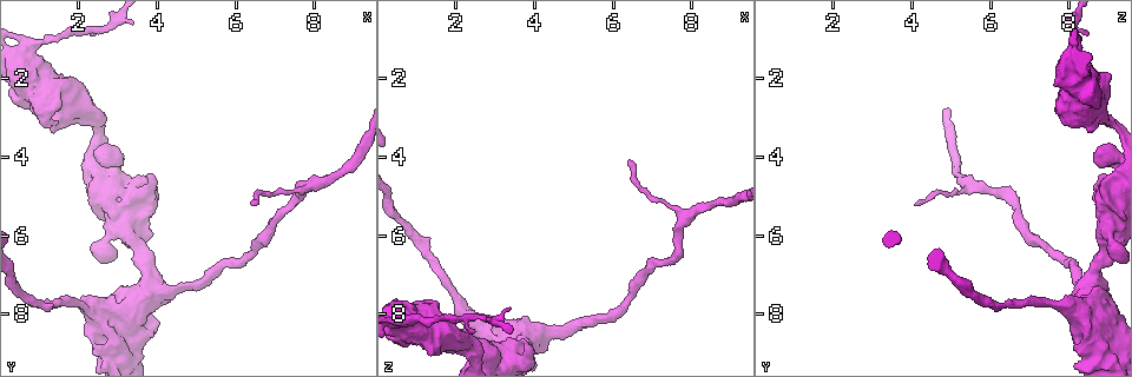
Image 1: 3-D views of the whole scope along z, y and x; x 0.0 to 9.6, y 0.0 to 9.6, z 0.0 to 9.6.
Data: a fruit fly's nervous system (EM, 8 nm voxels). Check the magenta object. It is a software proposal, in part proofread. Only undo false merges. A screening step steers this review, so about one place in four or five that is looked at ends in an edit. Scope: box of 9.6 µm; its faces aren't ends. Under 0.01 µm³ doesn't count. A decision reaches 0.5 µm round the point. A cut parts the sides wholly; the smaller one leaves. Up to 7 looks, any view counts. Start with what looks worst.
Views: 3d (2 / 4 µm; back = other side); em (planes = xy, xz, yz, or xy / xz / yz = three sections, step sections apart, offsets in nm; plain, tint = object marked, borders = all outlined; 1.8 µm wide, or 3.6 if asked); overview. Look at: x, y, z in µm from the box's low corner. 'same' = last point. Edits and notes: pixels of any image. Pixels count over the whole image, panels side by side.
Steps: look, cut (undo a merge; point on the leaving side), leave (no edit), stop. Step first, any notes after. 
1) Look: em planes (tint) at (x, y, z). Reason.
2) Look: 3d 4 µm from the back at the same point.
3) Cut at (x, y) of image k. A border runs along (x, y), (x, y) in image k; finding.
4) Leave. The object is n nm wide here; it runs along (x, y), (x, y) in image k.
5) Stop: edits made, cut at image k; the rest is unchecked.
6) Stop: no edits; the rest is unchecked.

Look: em planes (tint) at (0.55, 1.40, 8.15). Sharp bend.

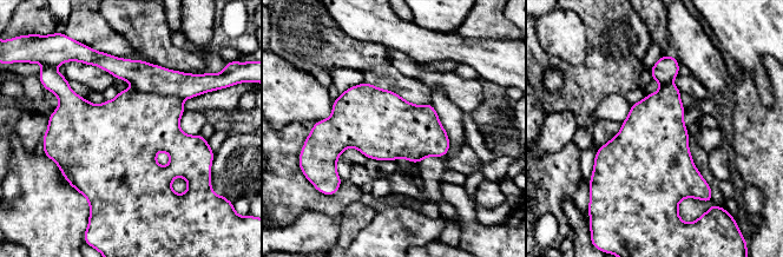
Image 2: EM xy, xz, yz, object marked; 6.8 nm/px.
Cut at (146, 77) of image 2. The object is 460 nm wide here; a border runs along (136, 89), (175, 94), (183, 99) in image 2; two cells meet here.

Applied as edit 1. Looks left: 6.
Look: overview.

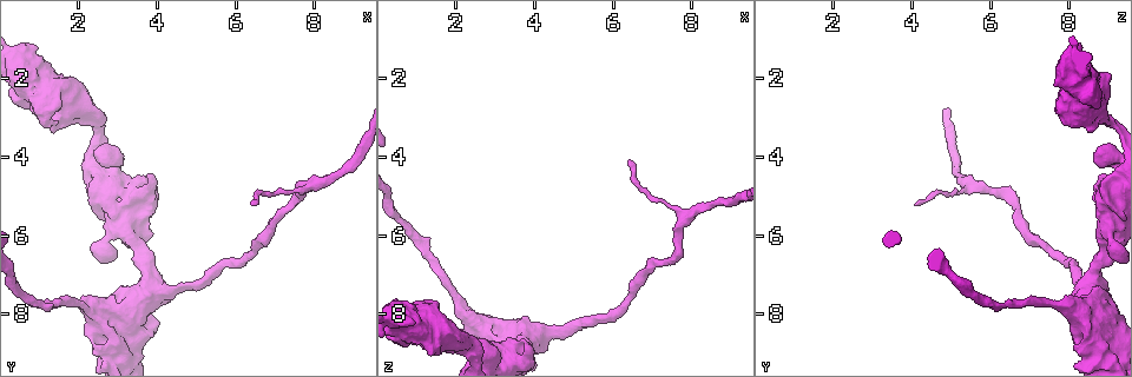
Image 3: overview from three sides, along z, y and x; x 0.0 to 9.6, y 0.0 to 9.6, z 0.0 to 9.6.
Look: em 3.6 µm xz step 16 (tint) at (3.10, 8.45, 8.85). Thick turns thin.

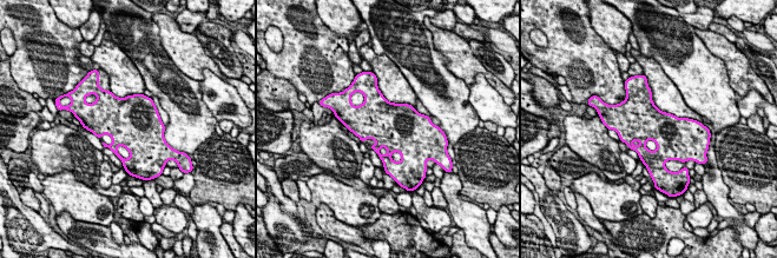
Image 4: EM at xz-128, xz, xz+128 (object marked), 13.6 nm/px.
Look: em 3.6 µm planes (tint) at the same point. Cut it another way.

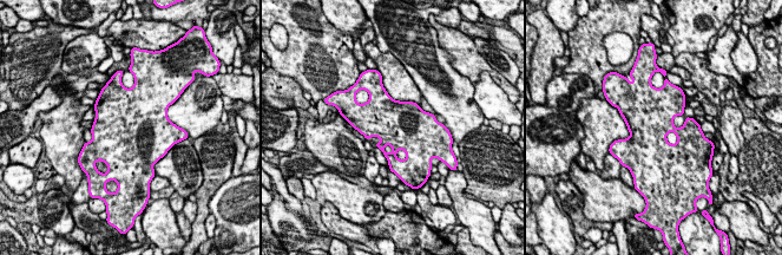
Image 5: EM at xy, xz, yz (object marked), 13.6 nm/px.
Leave. All the same cell.

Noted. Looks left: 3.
Look: 3d 4 µm at (2.50, 4.90, 8.90). Sudden change in width.

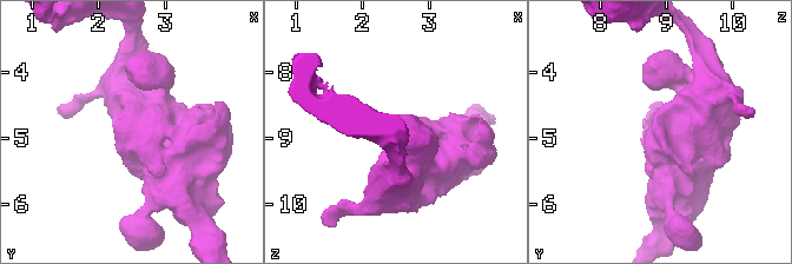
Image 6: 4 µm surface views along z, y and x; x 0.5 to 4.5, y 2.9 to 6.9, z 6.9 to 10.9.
Look: em 3.6 µm planes (tint) at (2.50, 4.90, 8.95). Need the tissue.

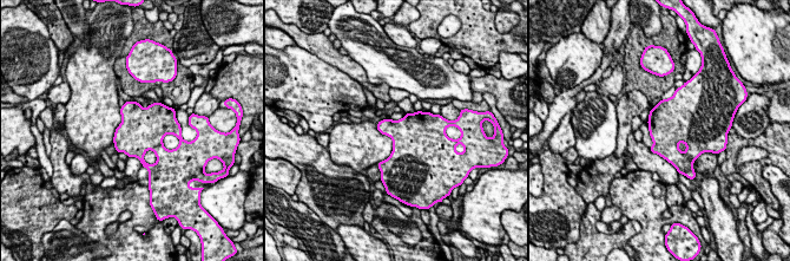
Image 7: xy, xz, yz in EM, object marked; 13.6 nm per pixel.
Leave. The object is 440 nm wide here; one cell here.

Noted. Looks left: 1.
Stop: edits made, cut at image 2; the rest is unchecked.

